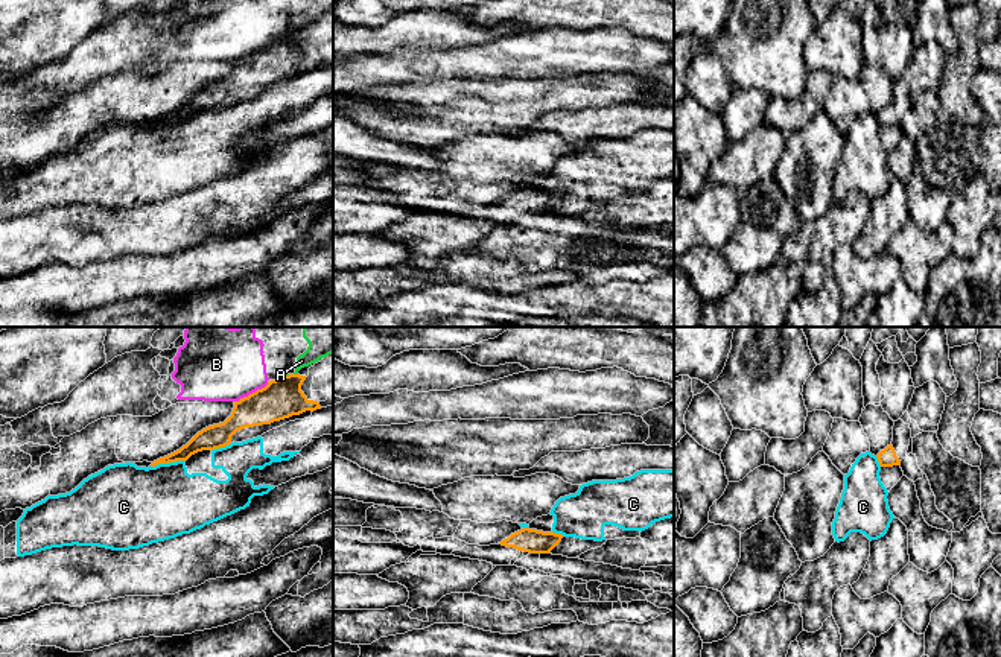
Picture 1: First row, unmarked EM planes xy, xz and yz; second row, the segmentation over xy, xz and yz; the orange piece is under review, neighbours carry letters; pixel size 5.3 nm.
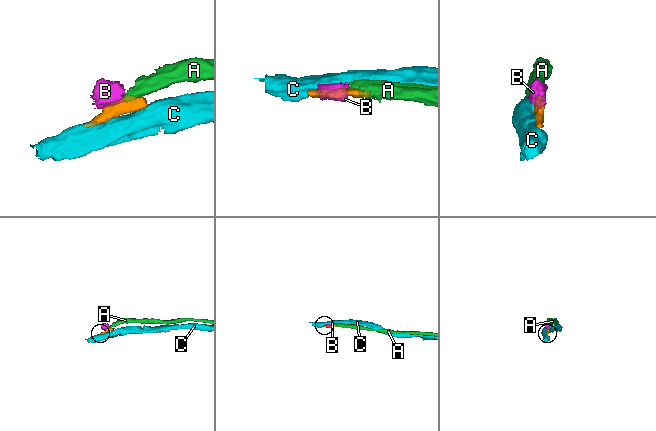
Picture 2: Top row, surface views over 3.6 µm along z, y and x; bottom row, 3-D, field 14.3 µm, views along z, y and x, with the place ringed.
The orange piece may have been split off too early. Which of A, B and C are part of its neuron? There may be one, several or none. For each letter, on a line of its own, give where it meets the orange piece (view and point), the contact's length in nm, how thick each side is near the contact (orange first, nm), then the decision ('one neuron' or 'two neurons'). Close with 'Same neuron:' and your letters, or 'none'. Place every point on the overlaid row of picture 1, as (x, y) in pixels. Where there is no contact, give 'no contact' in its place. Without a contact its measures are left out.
A: meets orange in xy at (295, 374); contact 30 nm long; 220 nm thick on the orange side, 180 nm on the other; two neurons
B: meets orange in xy at (253, 393); contact 220 nm long; 220 nm thick on the orange side, 400 nm on the other; two neurons
C: meets orange in xy at (168, 463); contact 190 nm long; 110 nm thick on the orange side, 400 nm on the other; two neurons
Same neuron: none

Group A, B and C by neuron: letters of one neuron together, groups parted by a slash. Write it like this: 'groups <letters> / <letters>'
groups A B / C

